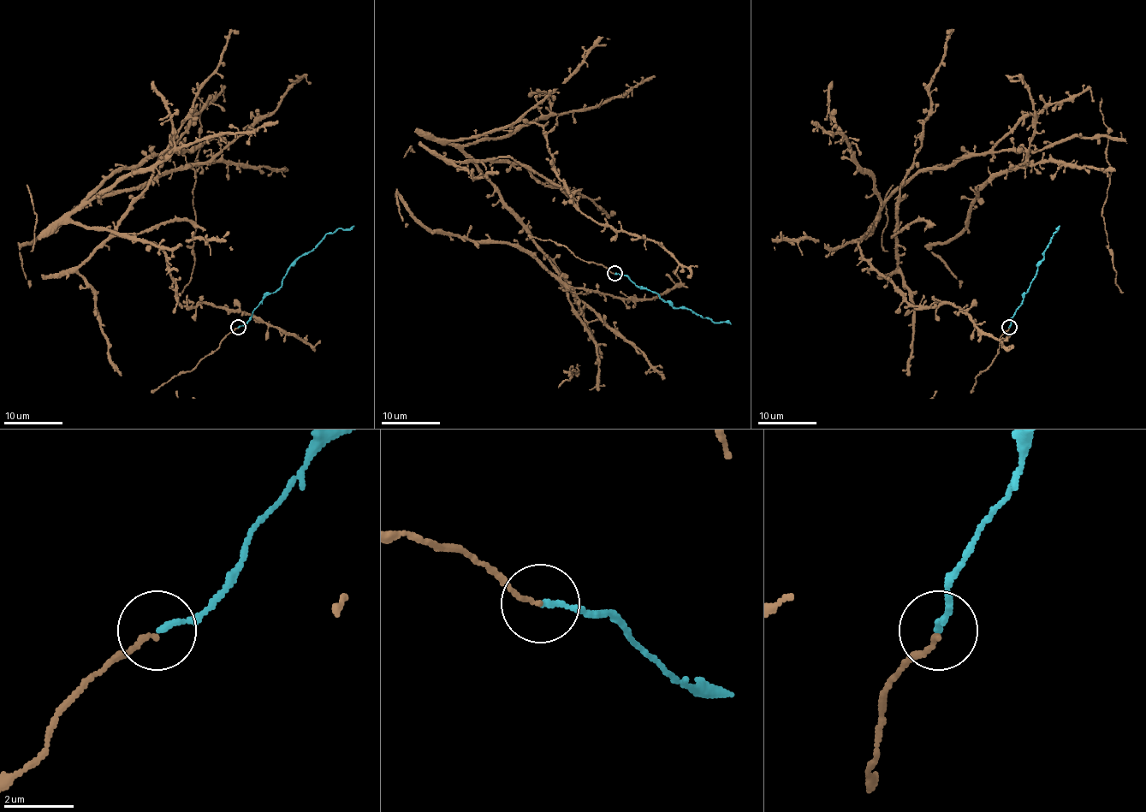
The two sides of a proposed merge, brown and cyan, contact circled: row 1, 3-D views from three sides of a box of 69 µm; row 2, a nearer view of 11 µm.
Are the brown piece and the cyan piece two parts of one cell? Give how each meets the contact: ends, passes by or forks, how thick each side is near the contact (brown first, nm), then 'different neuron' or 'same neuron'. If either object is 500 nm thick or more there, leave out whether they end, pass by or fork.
brown ends; cyan ends; calibres 120 and 150 nm; same neuron

